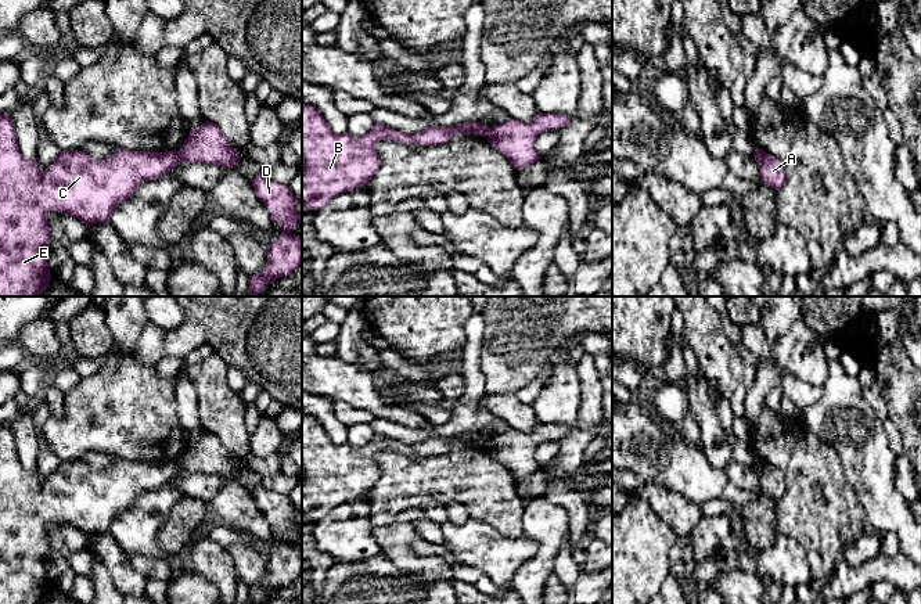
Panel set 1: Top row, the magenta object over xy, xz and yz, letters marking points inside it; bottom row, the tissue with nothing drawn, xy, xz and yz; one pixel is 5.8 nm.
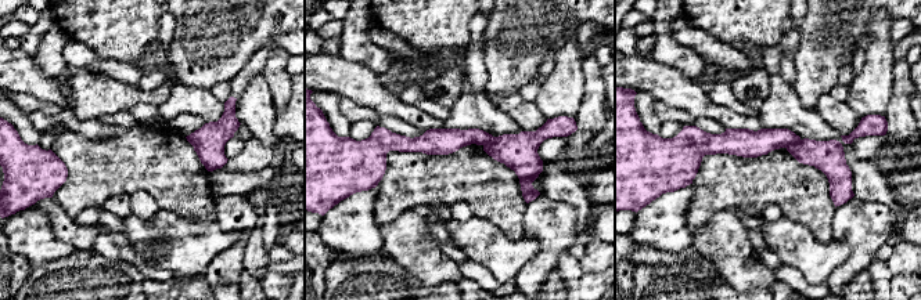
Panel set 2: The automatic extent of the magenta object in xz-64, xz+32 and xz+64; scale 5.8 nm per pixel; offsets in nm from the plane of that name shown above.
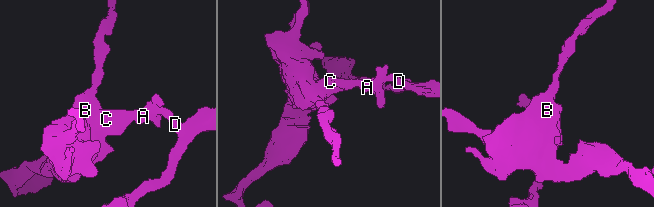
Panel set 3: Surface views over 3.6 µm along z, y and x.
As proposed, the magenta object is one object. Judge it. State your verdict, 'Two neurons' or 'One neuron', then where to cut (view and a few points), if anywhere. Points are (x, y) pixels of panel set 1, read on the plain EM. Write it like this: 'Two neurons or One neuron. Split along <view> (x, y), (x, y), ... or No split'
Two neurons. Split along xy (179, 462), (180, 471)

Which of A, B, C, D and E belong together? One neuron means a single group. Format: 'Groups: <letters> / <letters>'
Groups: A D / B C E

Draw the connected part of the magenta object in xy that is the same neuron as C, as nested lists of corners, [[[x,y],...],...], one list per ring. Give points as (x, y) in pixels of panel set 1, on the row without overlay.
[[[10,424],[0,425],[0,604],[43,604],[51,592],[46,567],[51,551],[48,522],[66,522],[87,536],[109,533],[112,522],[126,513],[141,493],[170,483],[179,474],[180,461],[152,463],[119,459],[111,467],[97,471],[87,463],[72,460],[61,461],[57,470],[42,482],[37,468],[22,467]]]

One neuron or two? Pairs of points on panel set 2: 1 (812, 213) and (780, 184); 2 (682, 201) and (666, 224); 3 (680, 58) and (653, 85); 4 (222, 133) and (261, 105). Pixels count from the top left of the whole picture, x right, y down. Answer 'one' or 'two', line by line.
1: one
2: one
3: two
4: two

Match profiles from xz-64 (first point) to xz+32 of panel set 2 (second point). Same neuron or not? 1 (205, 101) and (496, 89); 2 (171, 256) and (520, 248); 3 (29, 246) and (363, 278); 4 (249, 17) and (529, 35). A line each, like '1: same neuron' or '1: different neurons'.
1: different neurons
2: same neuron
3: different neurons
4: same neuron

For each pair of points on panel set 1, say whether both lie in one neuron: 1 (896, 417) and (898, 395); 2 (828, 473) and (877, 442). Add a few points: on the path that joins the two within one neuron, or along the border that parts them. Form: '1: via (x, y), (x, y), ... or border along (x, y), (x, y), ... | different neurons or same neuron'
1: via (898, 412), (898, 401) | same neuron
2: border along (821, 439), (834, 449), (844, 477), (856, 495) | different neurons

